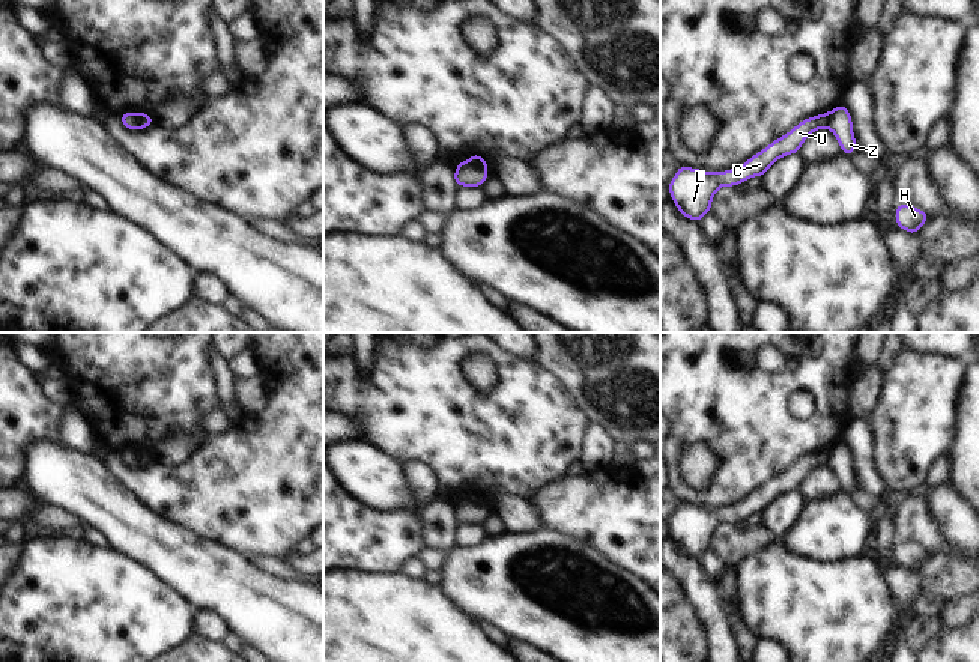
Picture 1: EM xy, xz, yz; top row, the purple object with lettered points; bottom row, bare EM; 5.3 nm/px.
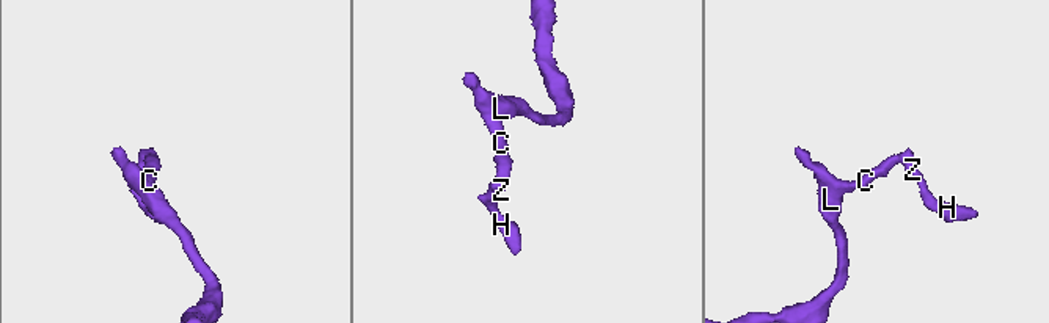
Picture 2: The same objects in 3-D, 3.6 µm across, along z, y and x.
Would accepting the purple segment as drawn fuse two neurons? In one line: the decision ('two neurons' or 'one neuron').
two neurons

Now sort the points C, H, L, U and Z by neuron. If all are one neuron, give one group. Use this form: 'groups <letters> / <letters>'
groups C L U / H Z

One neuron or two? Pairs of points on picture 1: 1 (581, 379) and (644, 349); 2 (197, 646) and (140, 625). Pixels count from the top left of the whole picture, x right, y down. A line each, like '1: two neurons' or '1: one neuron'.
1: one neuron
2: two neurons

